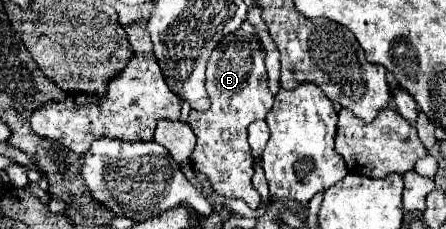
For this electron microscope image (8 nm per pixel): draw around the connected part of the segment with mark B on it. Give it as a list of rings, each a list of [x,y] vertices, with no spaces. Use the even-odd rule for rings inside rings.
[[[246,30],[224,36],[212,52],[206,70],[206,90],[212,106],[208,112],[192,110],[188,118],[188,126],[198,138],[190,156],[194,170],[210,180],[214,192],[224,194],[226,198],[240,198],[252,210],[260,206],[260,194],[252,186],[254,168],[246,128],[250,122],[266,118],[274,104],[274,96],[268,90],[264,58],[266,54],[260,50],[260,40],[246,34]]]

